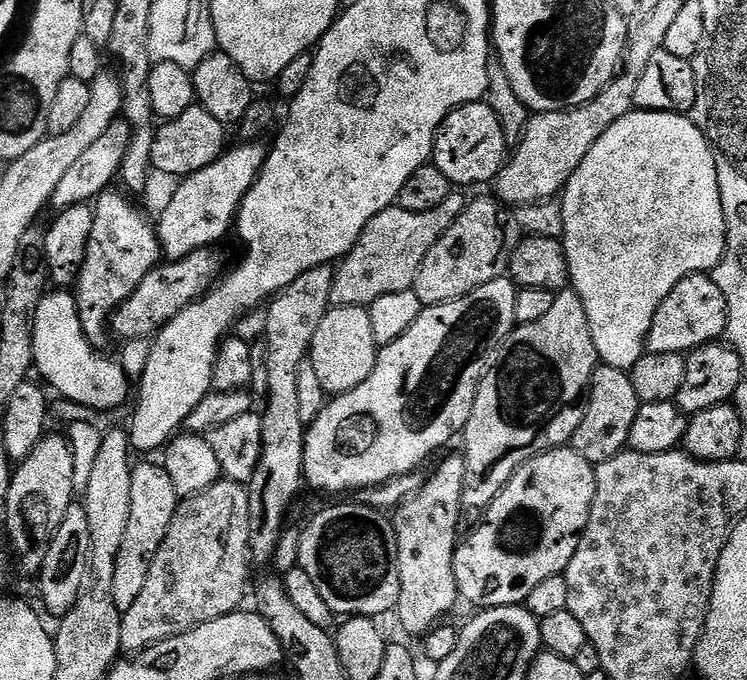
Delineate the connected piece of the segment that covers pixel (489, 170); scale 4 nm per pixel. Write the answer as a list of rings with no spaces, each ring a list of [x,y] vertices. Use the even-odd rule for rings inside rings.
[[[487,102],[464,104],[455,108],[436,132],[436,144],[432,148],[432,160],[453,186],[460,184],[484,184],[495,181],[506,163],[506,143],[499,118]]]

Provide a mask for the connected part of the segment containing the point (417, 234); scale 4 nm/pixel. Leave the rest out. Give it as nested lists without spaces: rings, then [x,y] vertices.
[[[453,194],[442,202],[442,206],[434,206],[434,210],[411,212],[393,206],[379,212],[368,223],[366,230],[362,230],[358,242],[348,251],[348,255],[339,261],[334,286],[330,290],[331,307],[362,308],[378,302],[378,298],[385,294],[409,291],[415,285],[426,254],[430,254],[434,242],[438,242],[438,238],[450,230],[452,223],[464,213],[465,207],[466,200],[460,194]]]

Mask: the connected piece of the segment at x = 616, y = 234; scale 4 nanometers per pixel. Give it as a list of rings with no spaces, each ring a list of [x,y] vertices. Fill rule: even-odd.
[[[639,110],[627,112],[622,118],[618,118],[618,122],[614,122],[614,126],[605,130],[602,138],[598,138],[594,142],[594,146],[590,146],[586,158],[582,158],[578,170],[574,170],[574,174],[564,186],[560,208],[564,219],[562,243],[568,263],[570,288],[571,291],[578,294],[578,298],[582,298],[582,306],[586,310],[586,318],[590,326],[590,334],[594,338],[599,363],[618,372],[631,373],[632,368],[646,353],[648,335],[652,329],[654,314],[658,314],[658,306],[662,306],[662,302],[666,302],[666,298],[672,293],[674,286],[678,286],[678,282],[682,282],[687,276],[708,274],[715,270],[720,265],[722,248],[726,243],[726,238],[730,235],[724,221],[716,159],[711,146],[708,145],[708,137],[694,121],[679,112]]]

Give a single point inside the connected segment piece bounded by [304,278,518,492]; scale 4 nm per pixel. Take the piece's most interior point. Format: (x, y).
(418, 398)

